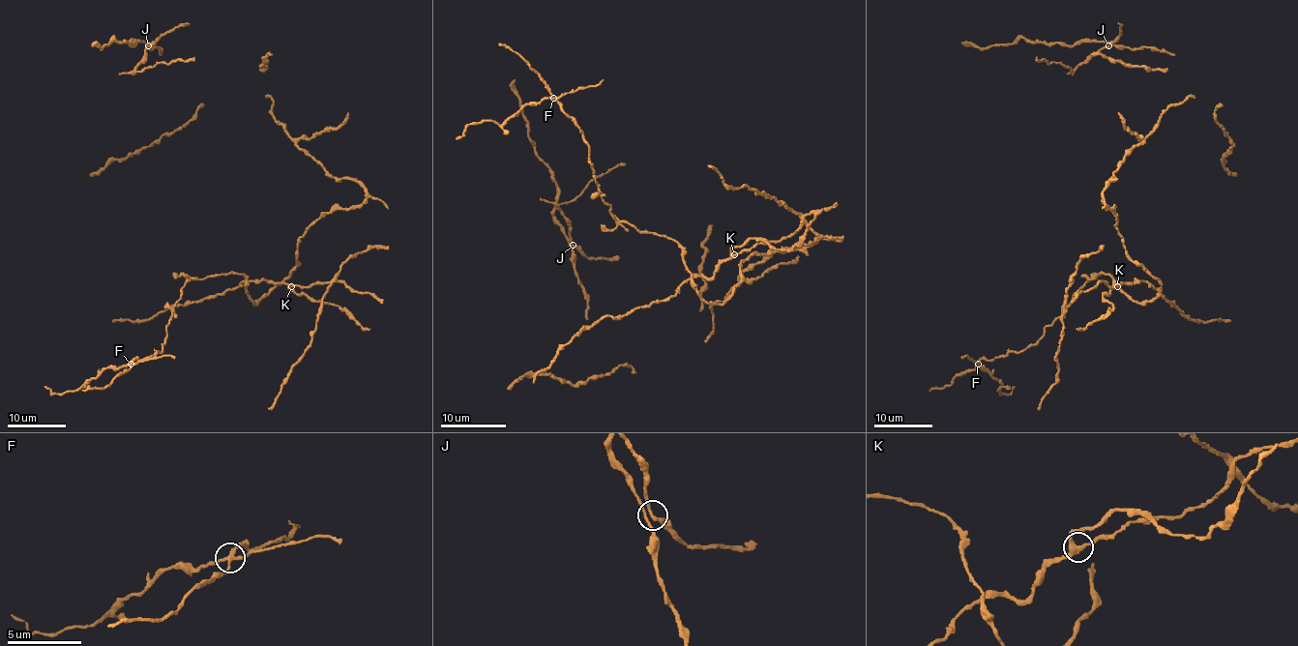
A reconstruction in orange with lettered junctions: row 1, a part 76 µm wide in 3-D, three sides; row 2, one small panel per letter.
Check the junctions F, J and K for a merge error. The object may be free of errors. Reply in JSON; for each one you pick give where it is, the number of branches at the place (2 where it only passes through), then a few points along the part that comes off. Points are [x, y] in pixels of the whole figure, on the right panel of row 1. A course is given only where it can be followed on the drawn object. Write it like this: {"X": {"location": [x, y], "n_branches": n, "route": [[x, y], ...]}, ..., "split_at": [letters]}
{"F": {"location": [978, 364], "n_branches": 4, "route": [[978, 364], [1001, 384], [997, 390], [1000, 393], [1009, 395], [1015, 386]]}, "split_at": ["F"]}

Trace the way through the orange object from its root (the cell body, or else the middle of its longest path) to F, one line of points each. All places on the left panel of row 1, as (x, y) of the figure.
F: (365, 201), (316, 220), (300, 238), (291, 273), (256, 303), (243, 275), (191, 279), (162, 351), (131, 364)

